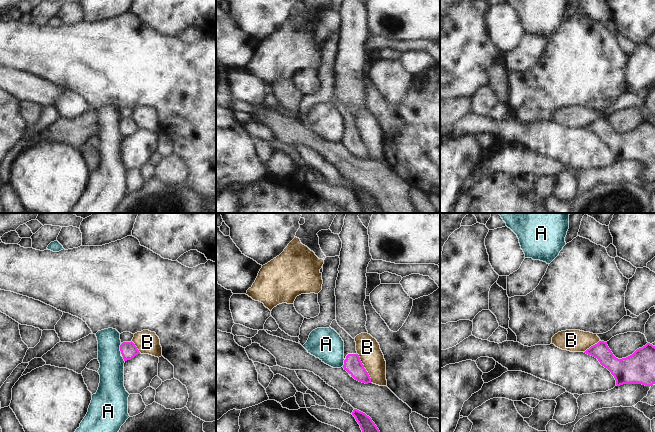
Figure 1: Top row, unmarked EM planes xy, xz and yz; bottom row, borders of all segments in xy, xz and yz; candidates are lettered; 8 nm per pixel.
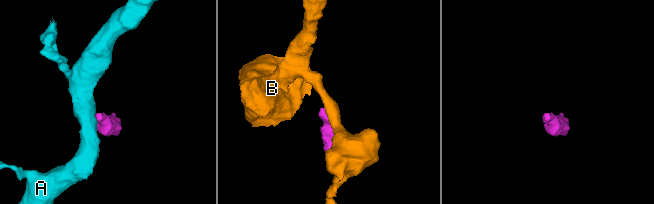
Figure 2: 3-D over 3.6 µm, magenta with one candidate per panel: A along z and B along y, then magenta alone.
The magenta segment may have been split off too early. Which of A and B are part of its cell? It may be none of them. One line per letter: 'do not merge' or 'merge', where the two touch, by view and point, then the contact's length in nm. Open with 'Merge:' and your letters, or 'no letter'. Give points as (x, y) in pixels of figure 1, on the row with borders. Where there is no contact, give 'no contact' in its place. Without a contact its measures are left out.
Merge: no letter
A: do not merge; contact xy (120, 349); length 80 nm
B: do not merge; contact xz (364, 368); length 260 nm

